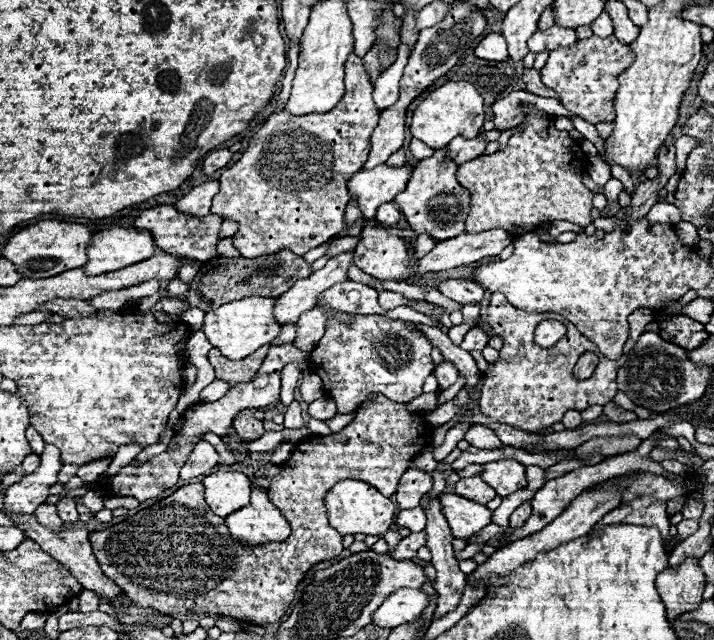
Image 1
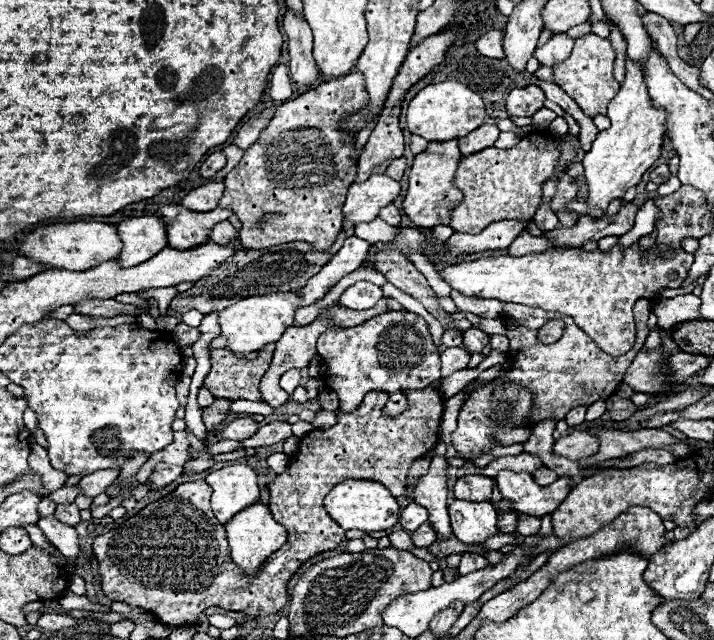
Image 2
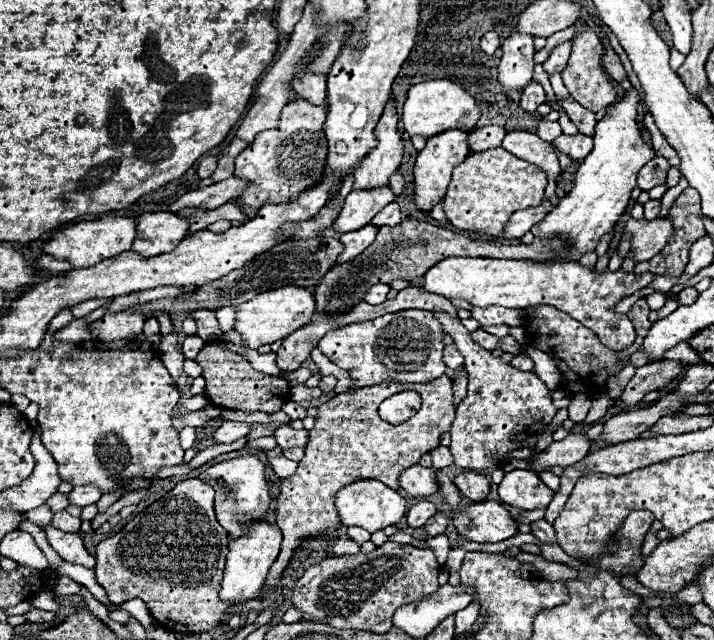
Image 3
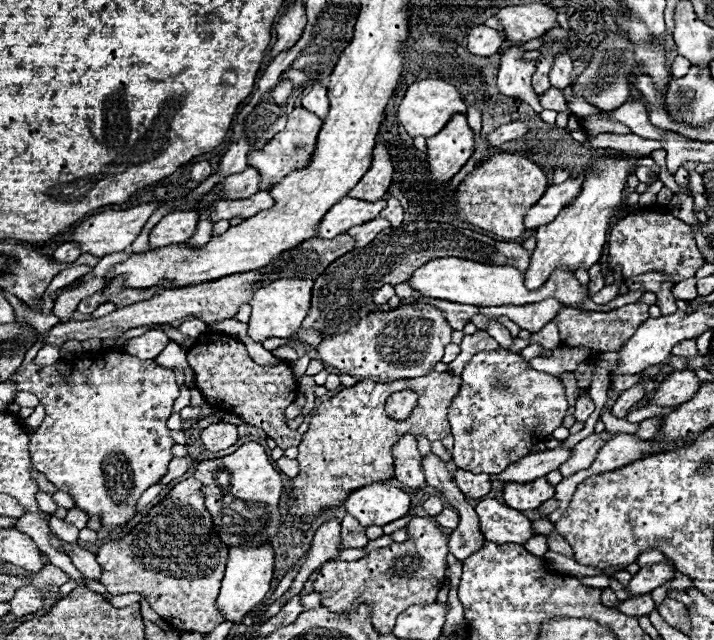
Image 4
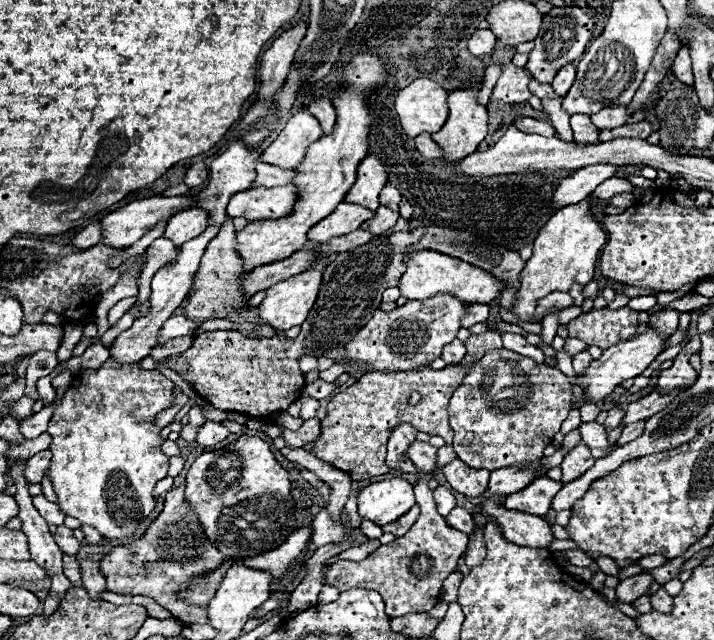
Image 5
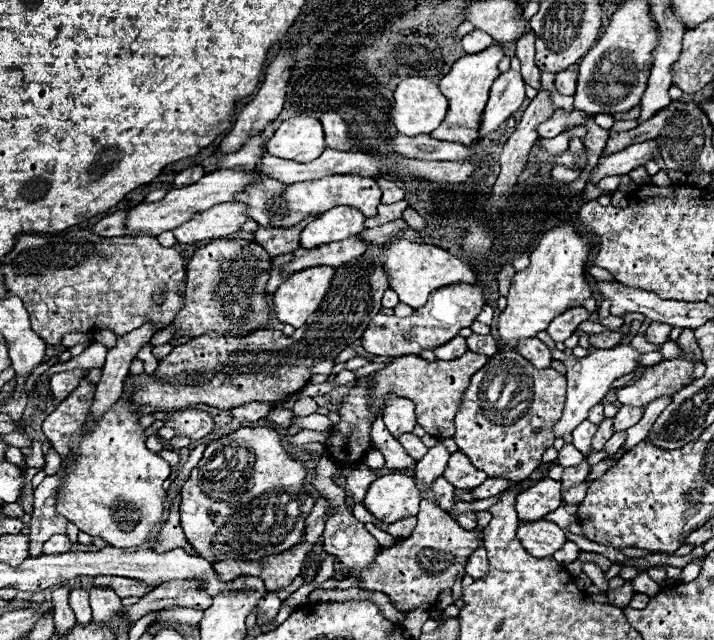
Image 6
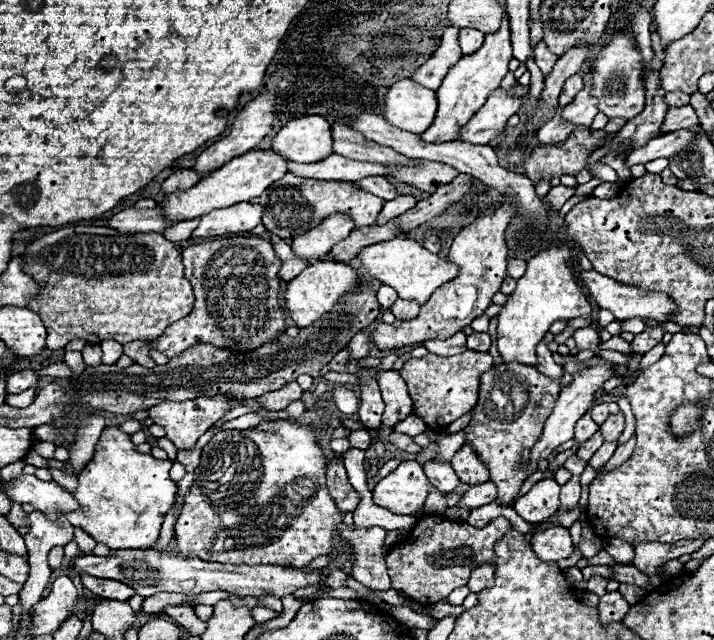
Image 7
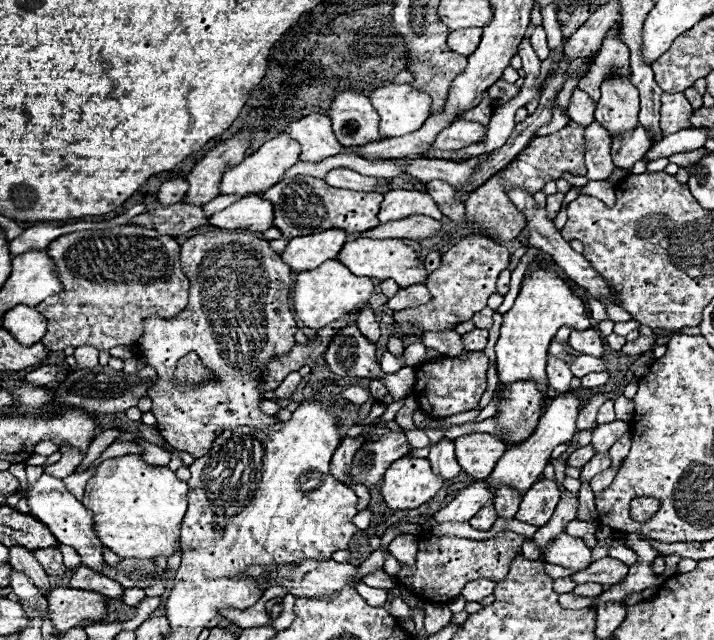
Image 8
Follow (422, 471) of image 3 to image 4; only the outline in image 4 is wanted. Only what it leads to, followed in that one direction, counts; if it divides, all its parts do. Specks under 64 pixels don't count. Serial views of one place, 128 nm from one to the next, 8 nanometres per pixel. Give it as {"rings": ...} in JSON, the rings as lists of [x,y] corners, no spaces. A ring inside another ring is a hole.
{"rings":[[[404,434],[392,448],[394,454],[394,472],[396,480],[400,480],[408,488],[422,488],[424,474],[420,470],[420,452],[416,446],[416,438],[412,434]]]}

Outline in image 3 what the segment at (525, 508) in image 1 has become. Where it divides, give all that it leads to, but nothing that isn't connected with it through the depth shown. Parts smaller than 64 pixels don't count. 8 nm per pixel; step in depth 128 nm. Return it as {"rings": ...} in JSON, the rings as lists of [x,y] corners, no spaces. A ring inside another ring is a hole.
{"rings":[[[538,520],[532,524],[532,534],[542,542],[542,544],[558,544],[554,526],[548,524],[546,520]]]}

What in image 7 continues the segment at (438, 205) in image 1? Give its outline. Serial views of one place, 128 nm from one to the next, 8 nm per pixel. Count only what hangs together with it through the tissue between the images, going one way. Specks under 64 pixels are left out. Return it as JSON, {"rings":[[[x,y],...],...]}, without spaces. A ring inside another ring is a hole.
{"rings":[[[504,14],[498,32],[486,34],[482,48],[470,56],[462,56],[446,74],[446,78],[442,80],[442,86],[436,90],[438,94],[436,118],[430,124],[430,128],[420,134],[420,140],[424,142],[454,140],[462,124],[466,124],[478,112],[478,108],[486,104],[486,96],[490,96],[490,92],[494,92],[500,86],[500,80],[506,76],[508,62],[512,58],[514,56],[512,56],[512,46],[510,46],[510,16]]]}

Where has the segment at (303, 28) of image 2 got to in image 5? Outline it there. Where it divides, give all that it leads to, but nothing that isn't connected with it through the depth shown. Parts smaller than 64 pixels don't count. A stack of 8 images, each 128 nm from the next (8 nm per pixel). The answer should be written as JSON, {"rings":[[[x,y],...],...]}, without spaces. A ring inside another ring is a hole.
{"rings":[[[318,98],[310,104],[310,112],[318,118],[324,134],[332,134],[334,130],[334,124],[336,124],[336,110],[334,106],[330,104],[328,98]]]}

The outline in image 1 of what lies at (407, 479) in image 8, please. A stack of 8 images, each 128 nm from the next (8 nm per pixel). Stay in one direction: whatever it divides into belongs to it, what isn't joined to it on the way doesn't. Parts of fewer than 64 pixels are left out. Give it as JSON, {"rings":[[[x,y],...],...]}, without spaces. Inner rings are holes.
{"rings":[[[342,480],[326,494],[326,512],[328,512],[330,526],[334,526],[342,536],[358,534],[358,532],[378,536],[392,526],[396,506],[390,498],[382,496],[376,488],[372,488],[362,480]]]}

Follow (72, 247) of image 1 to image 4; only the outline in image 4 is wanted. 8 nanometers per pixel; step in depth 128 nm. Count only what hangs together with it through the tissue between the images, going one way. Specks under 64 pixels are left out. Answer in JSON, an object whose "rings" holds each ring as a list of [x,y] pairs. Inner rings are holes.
{"rings":[[[146,202],[128,210],[108,210],[108,212],[100,212],[90,216],[86,222],[82,222],[76,232],[72,234],[72,240],[80,244],[82,252],[90,252],[94,256],[106,256],[106,254],[114,254],[114,252],[122,252],[126,250],[140,234],[140,230],[144,228],[144,224],[148,222],[148,218],[154,214],[154,210],[158,210],[160,204],[158,202]]]}

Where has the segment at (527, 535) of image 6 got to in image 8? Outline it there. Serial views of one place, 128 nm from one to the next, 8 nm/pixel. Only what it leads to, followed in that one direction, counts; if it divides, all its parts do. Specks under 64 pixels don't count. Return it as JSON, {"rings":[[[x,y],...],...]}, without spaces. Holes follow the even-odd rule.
{"rings":[[[566,532],[556,540],[552,540],[542,560],[564,566],[564,568],[572,568],[572,570],[584,570],[594,562],[592,550],[582,542],[582,538],[568,536]]]}

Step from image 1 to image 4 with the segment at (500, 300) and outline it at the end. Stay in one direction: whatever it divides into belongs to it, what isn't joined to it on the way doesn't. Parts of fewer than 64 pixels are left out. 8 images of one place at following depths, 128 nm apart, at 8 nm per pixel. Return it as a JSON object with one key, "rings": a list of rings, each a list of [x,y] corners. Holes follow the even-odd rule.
{"rings":[[[626,304],[622,310],[618,308],[610,312],[580,312],[576,308],[562,308],[556,314],[562,346],[586,346],[598,352],[620,350],[620,346],[636,332],[636,328],[648,320],[648,308],[648,304]]]}

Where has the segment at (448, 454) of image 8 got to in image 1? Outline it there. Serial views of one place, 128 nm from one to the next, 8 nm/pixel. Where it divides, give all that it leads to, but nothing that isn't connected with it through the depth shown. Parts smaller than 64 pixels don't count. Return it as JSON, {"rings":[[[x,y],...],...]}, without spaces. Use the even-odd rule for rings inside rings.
{"rings":[[[416,506],[416,508],[410,508],[410,510],[402,510],[398,514],[396,524],[402,526],[402,528],[408,528],[410,532],[420,532],[426,526],[426,516],[424,516],[422,508]]]}

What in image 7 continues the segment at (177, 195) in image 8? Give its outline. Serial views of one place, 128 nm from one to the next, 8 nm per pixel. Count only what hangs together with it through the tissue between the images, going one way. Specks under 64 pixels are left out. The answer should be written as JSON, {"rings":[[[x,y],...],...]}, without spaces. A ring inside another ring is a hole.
{"rings":[[[180,170],[180,172],[174,172],[170,178],[164,180],[162,192],[164,192],[164,194],[172,194],[172,192],[176,192],[176,190],[188,190],[188,188],[192,188],[198,180],[200,180],[200,176],[198,176],[194,170]]]}

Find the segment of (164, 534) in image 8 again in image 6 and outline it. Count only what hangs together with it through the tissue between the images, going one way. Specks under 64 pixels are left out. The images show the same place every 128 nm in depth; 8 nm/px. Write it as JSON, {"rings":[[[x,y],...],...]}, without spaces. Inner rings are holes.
{"rings":[[[86,380],[44,420],[42,430],[52,442],[56,452],[66,458],[70,450],[80,452],[78,462],[68,468],[66,484],[62,486],[56,502],[56,512],[68,518],[78,530],[102,538],[116,548],[134,548],[146,542],[150,532],[160,524],[164,512],[164,480],[168,480],[172,468],[166,460],[148,452],[144,446],[144,428],[138,426],[140,414],[134,414],[138,406],[130,406],[128,400],[118,400],[106,412],[88,436],[82,436],[82,424],[88,418],[88,408],[94,400],[94,384]]]}

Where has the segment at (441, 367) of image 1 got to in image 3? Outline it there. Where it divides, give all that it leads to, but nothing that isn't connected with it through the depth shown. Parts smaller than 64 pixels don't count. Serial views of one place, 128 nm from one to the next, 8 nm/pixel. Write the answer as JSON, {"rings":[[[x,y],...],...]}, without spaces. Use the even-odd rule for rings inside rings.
{"rings":[[[454,344],[444,348],[444,364],[448,368],[452,368],[452,370],[456,370],[456,368],[460,368],[464,364],[464,358],[460,356],[460,352],[458,352],[458,348]]]}

